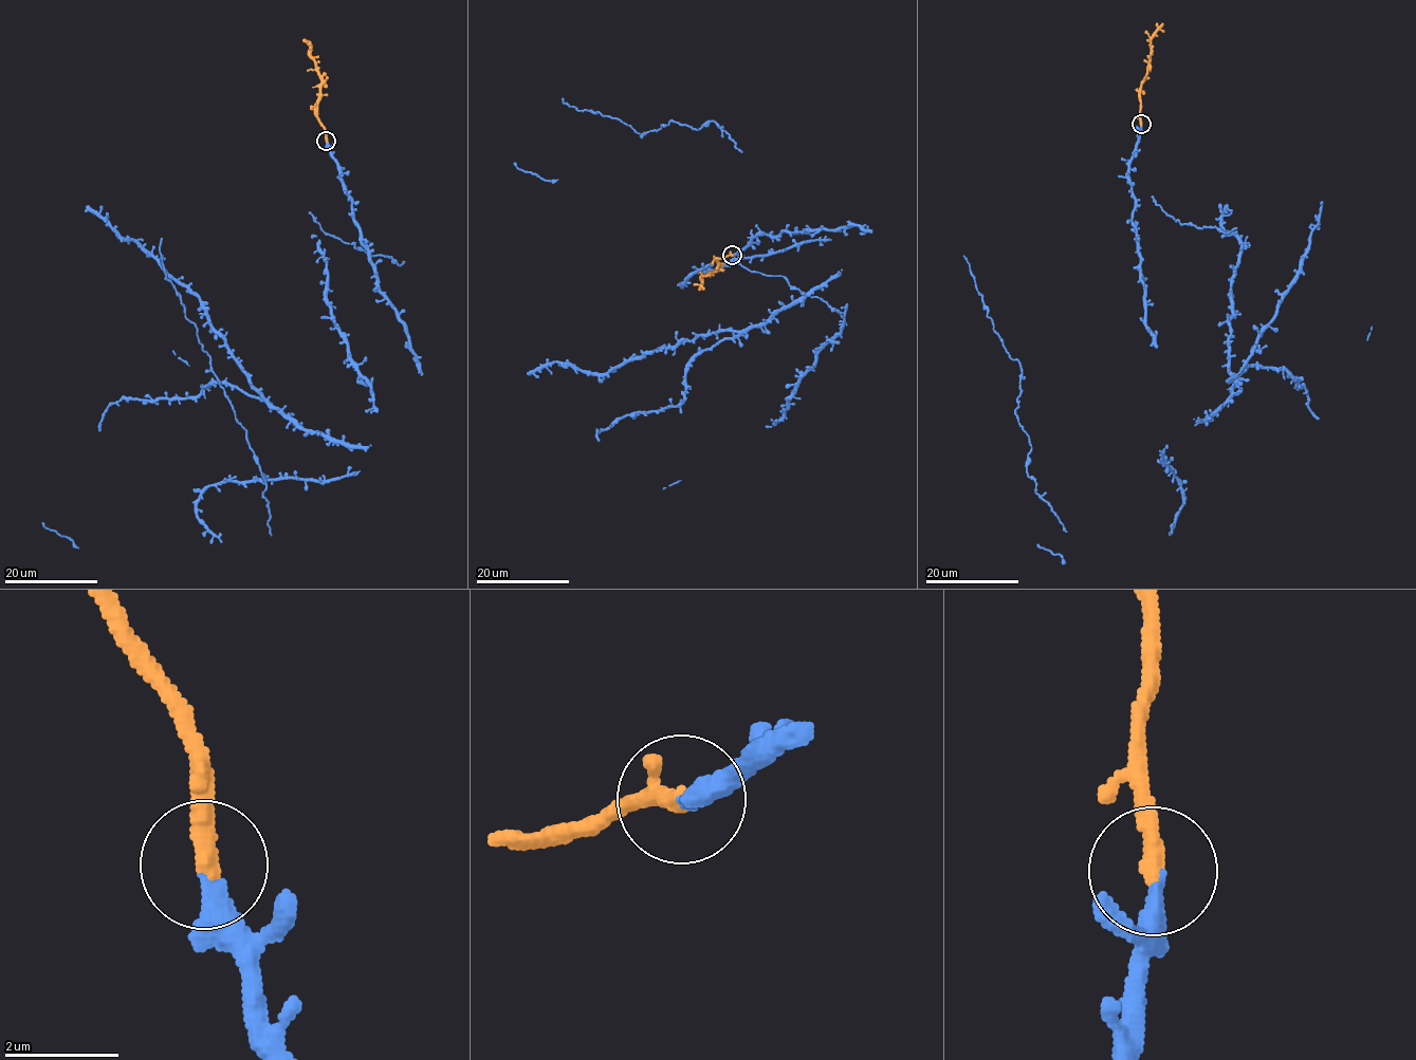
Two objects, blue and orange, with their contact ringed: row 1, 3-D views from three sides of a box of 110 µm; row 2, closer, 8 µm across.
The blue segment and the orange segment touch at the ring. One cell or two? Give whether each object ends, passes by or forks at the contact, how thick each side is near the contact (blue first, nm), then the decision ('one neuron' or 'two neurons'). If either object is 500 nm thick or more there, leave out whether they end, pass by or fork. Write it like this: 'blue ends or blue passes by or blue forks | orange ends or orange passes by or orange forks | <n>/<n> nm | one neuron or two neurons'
blue ends | orange ends | 320/360 nm | one neuron

